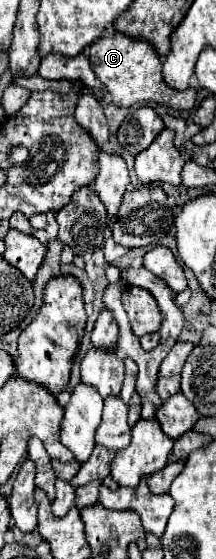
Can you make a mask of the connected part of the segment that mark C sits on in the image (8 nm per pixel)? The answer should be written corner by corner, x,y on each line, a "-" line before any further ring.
115,33
115,37
101,37
91,45
91,69
99,77
99,81
107,87
111,101
117,107
133,107
141,103
157,103
167,105
177,111
187,111
195,107
195,91
175,91
163,83
161,77
161,59
155,49
147,41
137,41
125,37
123,33

